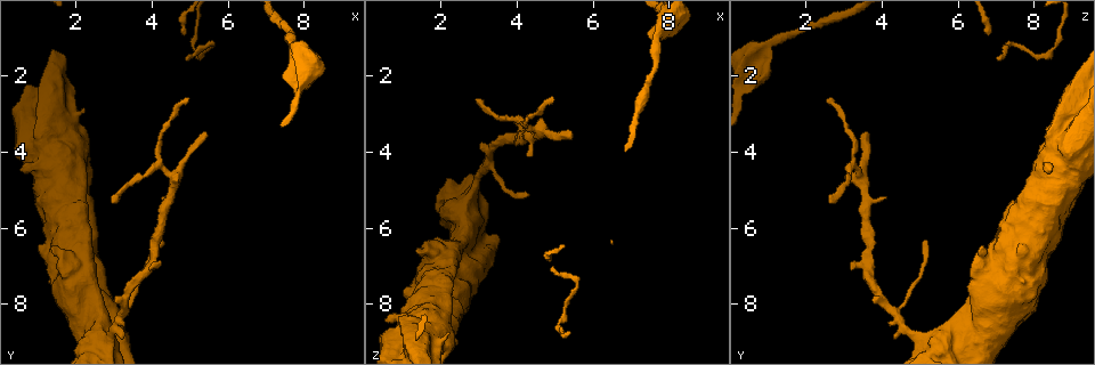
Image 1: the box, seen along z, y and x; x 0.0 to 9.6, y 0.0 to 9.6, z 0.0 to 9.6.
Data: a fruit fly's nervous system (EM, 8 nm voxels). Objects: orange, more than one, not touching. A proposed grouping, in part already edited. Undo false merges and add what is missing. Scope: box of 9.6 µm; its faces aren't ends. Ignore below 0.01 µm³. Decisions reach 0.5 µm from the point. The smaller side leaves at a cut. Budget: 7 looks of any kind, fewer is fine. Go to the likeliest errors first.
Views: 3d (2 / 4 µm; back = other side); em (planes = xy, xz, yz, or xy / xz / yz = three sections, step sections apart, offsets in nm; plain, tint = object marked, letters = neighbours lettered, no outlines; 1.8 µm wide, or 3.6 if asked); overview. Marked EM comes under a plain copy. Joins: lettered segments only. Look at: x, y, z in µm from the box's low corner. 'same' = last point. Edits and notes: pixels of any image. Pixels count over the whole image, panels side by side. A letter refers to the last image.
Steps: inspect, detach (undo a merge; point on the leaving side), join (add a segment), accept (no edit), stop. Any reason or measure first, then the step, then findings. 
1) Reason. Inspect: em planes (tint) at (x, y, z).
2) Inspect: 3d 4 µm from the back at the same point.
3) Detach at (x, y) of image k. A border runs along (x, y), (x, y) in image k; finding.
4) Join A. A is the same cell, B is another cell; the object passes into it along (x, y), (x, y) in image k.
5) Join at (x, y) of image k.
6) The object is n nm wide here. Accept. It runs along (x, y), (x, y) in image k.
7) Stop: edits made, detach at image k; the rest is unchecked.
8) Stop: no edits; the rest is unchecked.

Free end. Inspect: em planes (letters) at (4.95, 1.45, 7.05).

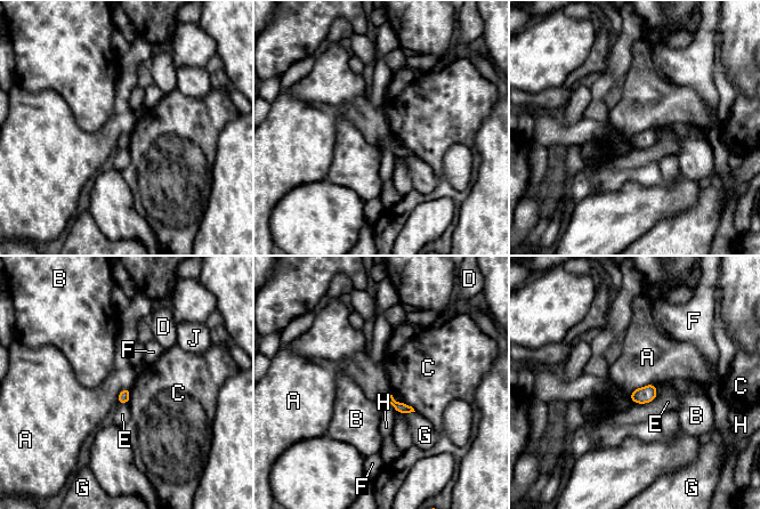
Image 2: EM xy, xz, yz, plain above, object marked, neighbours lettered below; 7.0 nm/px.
The longest contact is with A, 200 nm. Accept. A, B, C, D, E, F, G, H and J are other cells; no lettered segment goes on from it.

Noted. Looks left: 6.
An open end. Inspect: em planes (tint) at (1.35, 6.50, 6.55).

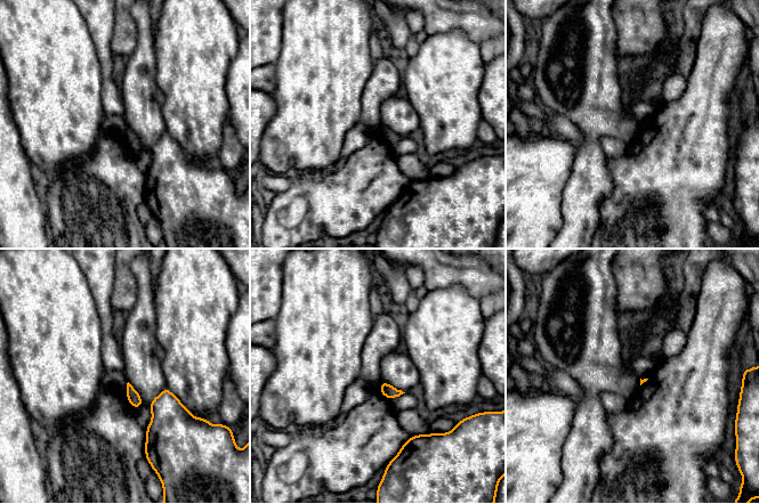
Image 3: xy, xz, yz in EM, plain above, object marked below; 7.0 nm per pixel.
See the neighbours. Inspect: em planes (letters) at the same point.

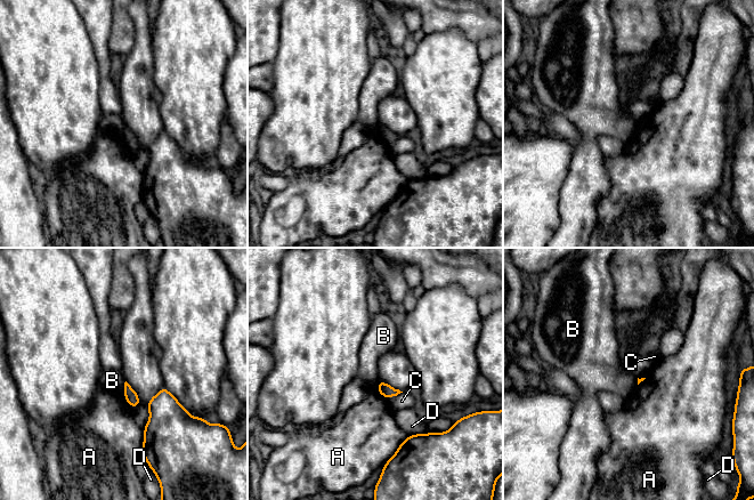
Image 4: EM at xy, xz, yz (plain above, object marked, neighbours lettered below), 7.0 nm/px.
Accept. A, B, C and D are other cells; a border runs along (126, 381), (122, 393) in image 4; none of them fits.

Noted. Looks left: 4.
Thick turns thin. Inspect: 3d 2 µm at (4.55, 4.65, 3.45).

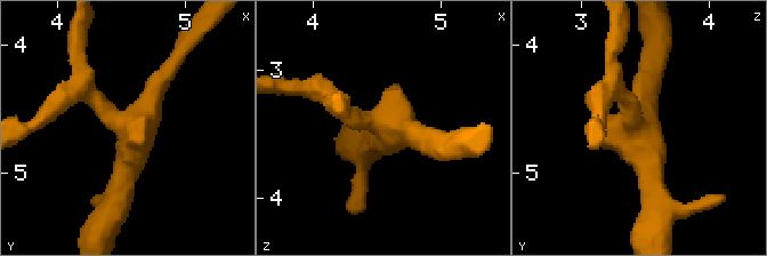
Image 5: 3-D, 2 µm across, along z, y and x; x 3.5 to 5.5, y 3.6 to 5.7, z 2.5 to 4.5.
4 arms meet here; shape alone is not enough. Inspect: em planes (letters) at (4.58, 4.68, 3.44).

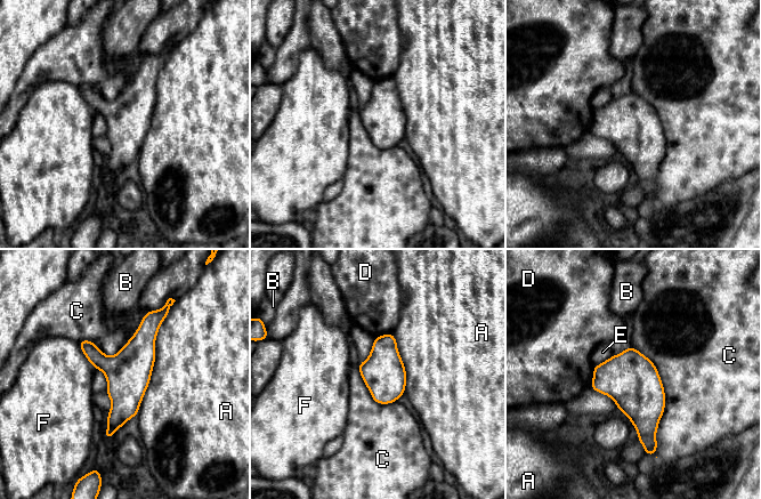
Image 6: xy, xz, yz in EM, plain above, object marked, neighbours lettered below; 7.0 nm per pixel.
Accept. A, B, C, D, E and F are other cells; it runs along (158, 319), (107, 435) in image 6; all the same neuron.

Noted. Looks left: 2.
Stop: no edits; the rest is unchecked.

